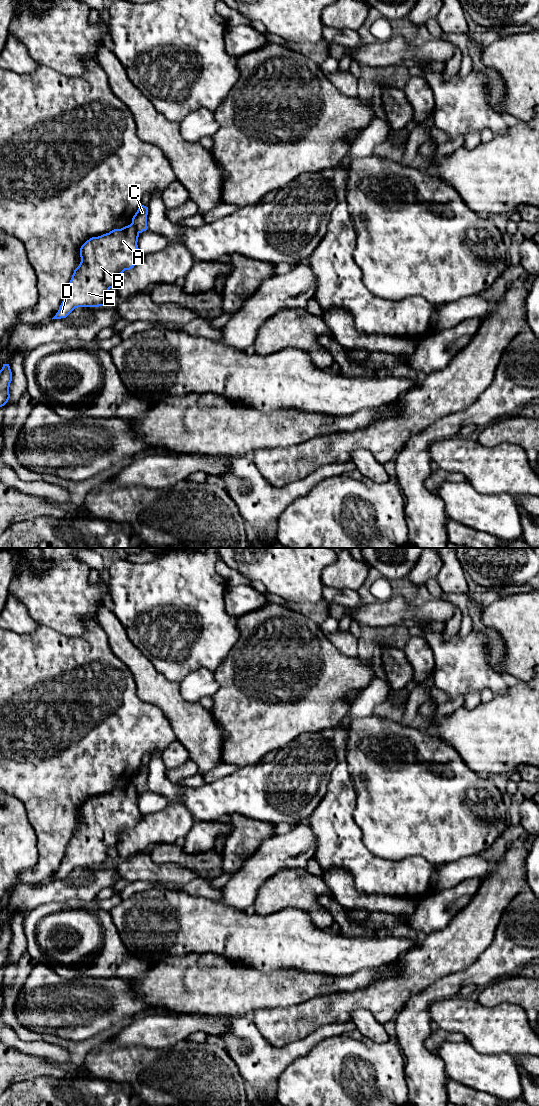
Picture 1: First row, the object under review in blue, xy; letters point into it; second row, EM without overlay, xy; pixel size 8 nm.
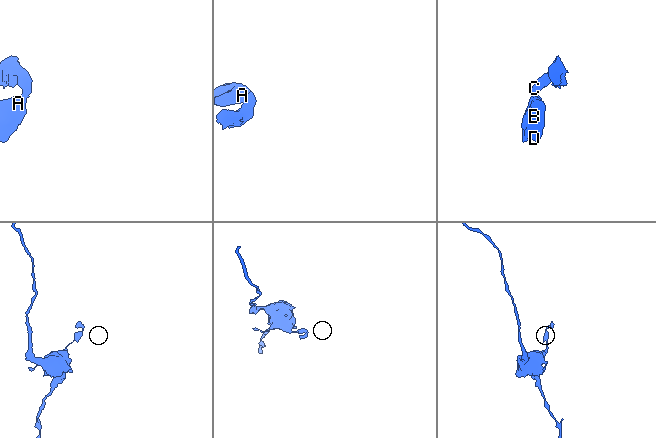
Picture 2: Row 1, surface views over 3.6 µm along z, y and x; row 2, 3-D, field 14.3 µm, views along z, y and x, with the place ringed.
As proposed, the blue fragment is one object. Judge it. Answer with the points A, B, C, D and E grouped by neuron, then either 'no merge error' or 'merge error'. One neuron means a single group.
A B D E / C; merge error

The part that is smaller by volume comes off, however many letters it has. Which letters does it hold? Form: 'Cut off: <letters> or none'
Cut off: C

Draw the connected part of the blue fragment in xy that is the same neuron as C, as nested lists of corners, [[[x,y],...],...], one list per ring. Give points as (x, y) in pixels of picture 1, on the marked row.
[[[141,204],[132,218],[132,224],[136,226],[139,233],[147,230],[147,215],[148,207]]]

